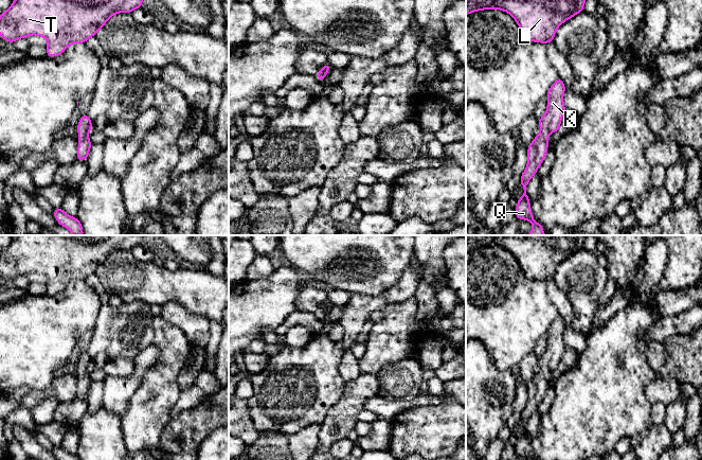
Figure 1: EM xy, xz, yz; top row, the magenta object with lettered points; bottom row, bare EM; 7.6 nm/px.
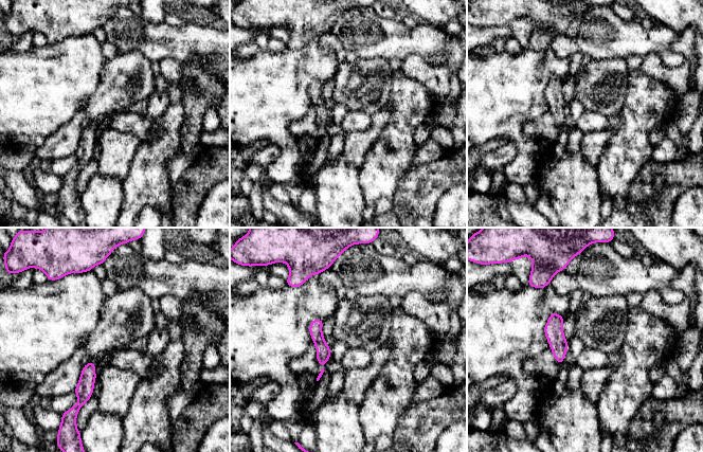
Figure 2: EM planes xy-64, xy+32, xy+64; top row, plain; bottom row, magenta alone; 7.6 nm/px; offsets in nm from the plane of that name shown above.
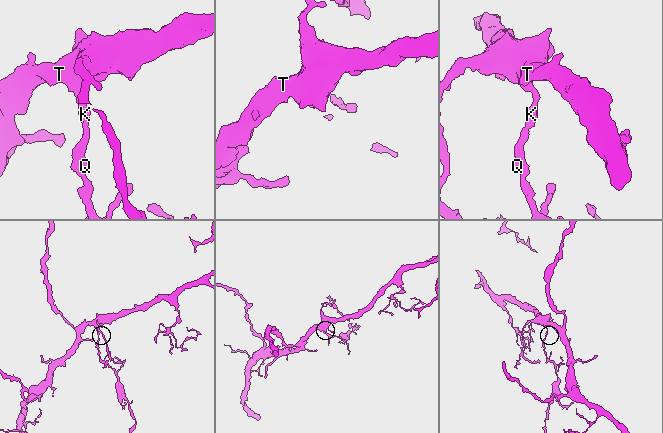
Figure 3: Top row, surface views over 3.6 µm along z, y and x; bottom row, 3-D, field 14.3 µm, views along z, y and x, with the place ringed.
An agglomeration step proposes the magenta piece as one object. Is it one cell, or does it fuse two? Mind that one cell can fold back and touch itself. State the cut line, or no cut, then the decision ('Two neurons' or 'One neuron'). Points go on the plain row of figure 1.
No split. One neuron

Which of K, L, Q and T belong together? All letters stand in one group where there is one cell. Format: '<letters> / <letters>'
K L Q T

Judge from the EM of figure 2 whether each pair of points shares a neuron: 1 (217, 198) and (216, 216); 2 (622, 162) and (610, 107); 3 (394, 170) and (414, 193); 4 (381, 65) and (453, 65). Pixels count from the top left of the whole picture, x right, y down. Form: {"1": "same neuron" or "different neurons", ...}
{"1": "same neuron", "2": "different neurons", "3": "different neurons", "4": "different neurons"}

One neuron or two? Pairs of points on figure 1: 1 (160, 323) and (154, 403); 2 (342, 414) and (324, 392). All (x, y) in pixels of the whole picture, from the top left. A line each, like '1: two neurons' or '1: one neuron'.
1: one neuron
2: two neurons

